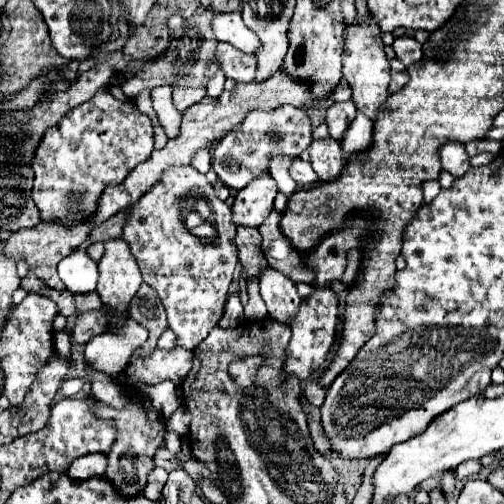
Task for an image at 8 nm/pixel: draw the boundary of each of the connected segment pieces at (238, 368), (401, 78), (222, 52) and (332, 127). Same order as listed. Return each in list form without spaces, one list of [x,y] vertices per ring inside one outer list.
[[[251,357],[251,359],[243,359],[243,361],[235,361],[233,365],[231,365],[231,377],[235,377],[235,381],[239,383],[239,385],[251,385],[253,383],[253,375],[255,375],[255,371],[257,371],[257,367],[261,365],[263,361],[259,359],[259,357]]]
[[[401,71],[401,73],[391,73],[389,93],[395,93],[395,91],[397,91],[397,89],[401,89],[407,81],[409,81],[409,73],[407,73],[407,71]]]
[[[219,41],[215,49],[215,59],[217,67],[237,83],[249,83],[255,79],[255,69],[257,69],[255,57],[237,51],[233,45]]]
[[[345,101],[345,103],[333,103],[327,113],[325,113],[325,121],[329,125],[329,133],[333,139],[343,139],[343,133],[345,129],[349,127],[349,123],[355,119],[355,105],[351,101]]]

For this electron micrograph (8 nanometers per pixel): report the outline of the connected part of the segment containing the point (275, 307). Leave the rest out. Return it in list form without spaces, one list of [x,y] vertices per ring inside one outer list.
[[[267,269],[261,277],[261,297],[267,305],[269,317],[279,323],[287,323],[301,305],[295,283],[273,269]]]

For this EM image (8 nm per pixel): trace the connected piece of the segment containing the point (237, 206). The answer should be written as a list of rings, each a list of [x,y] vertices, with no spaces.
[[[263,171],[257,179],[253,179],[245,189],[241,189],[235,195],[233,223],[259,227],[265,221],[265,217],[273,211],[275,195],[277,195],[277,183],[269,175],[269,171]]]

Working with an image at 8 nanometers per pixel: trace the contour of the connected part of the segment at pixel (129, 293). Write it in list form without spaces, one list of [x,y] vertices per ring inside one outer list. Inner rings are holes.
[[[117,237],[105,241],[105,253],[99,261],[97,293],[109,307],[127,315],[127,305],[143,283],[137,261],[133,259],[129,245]]]

